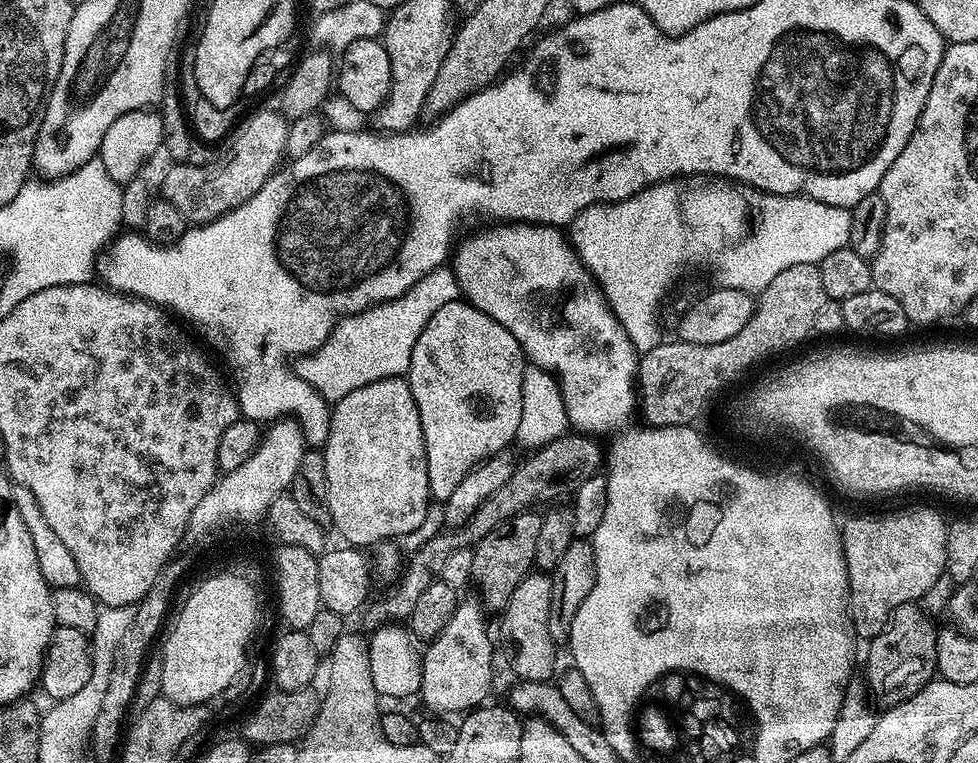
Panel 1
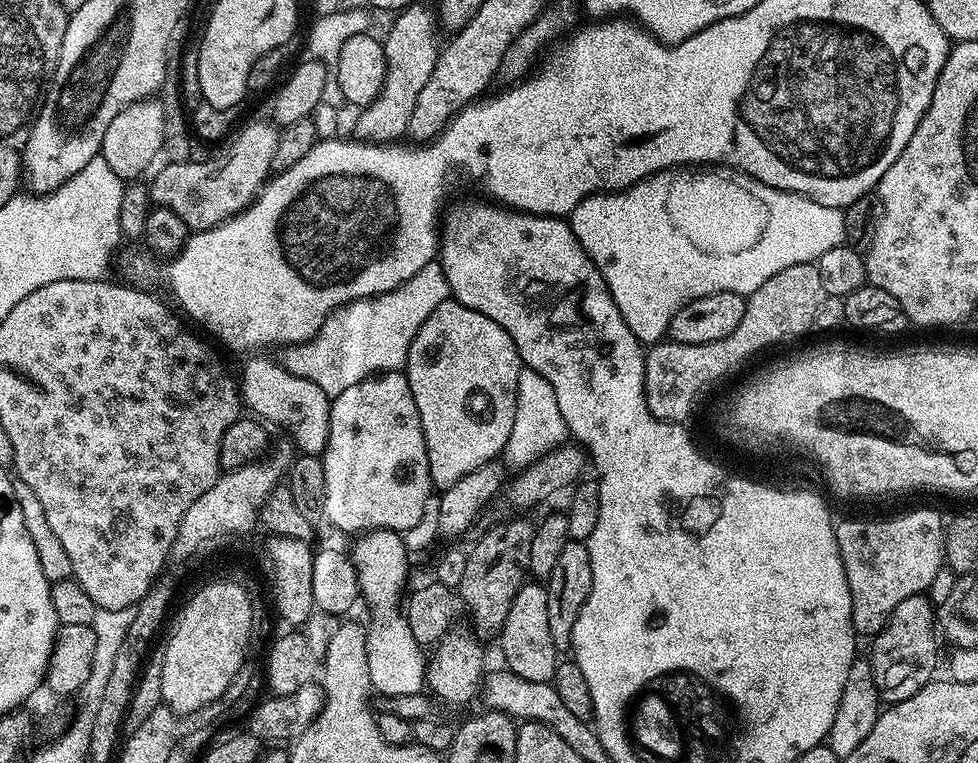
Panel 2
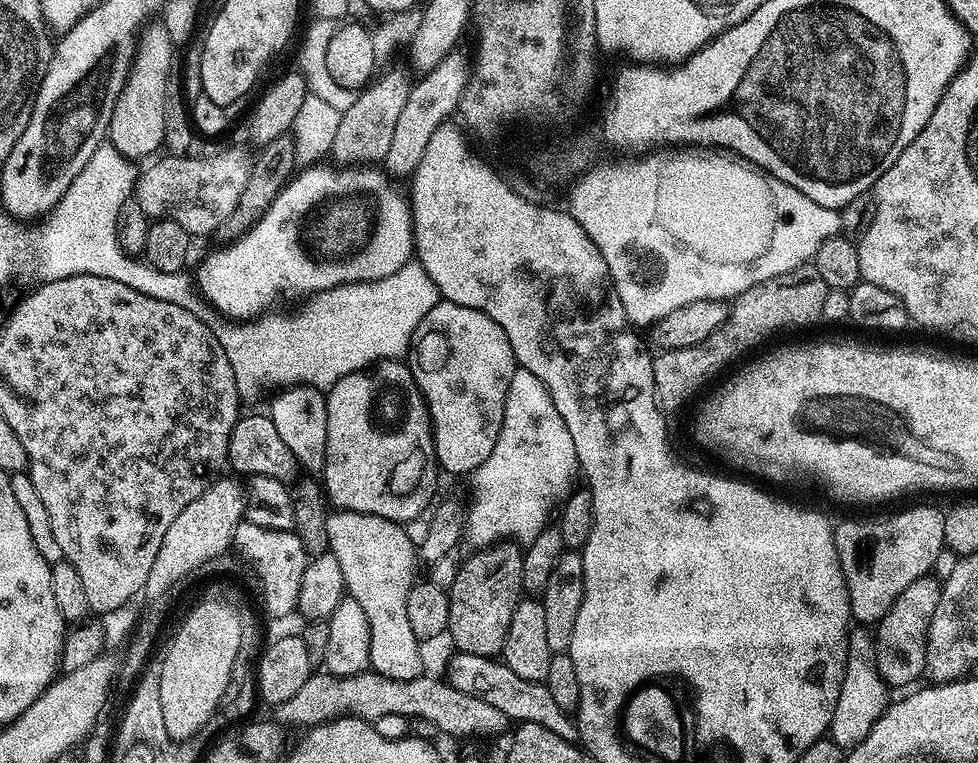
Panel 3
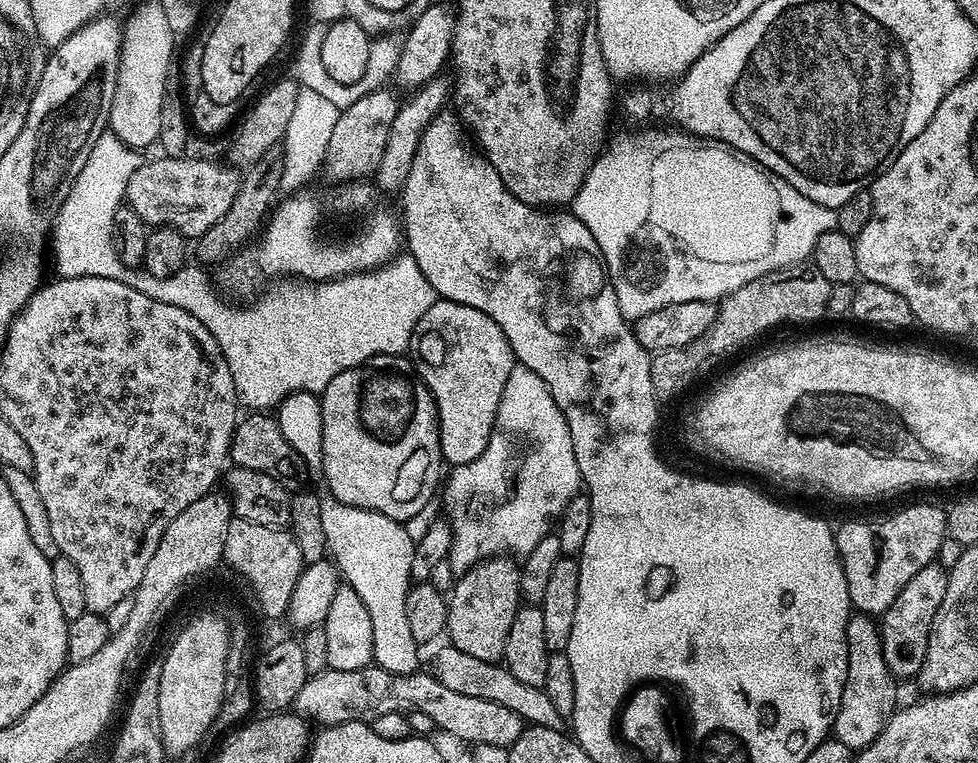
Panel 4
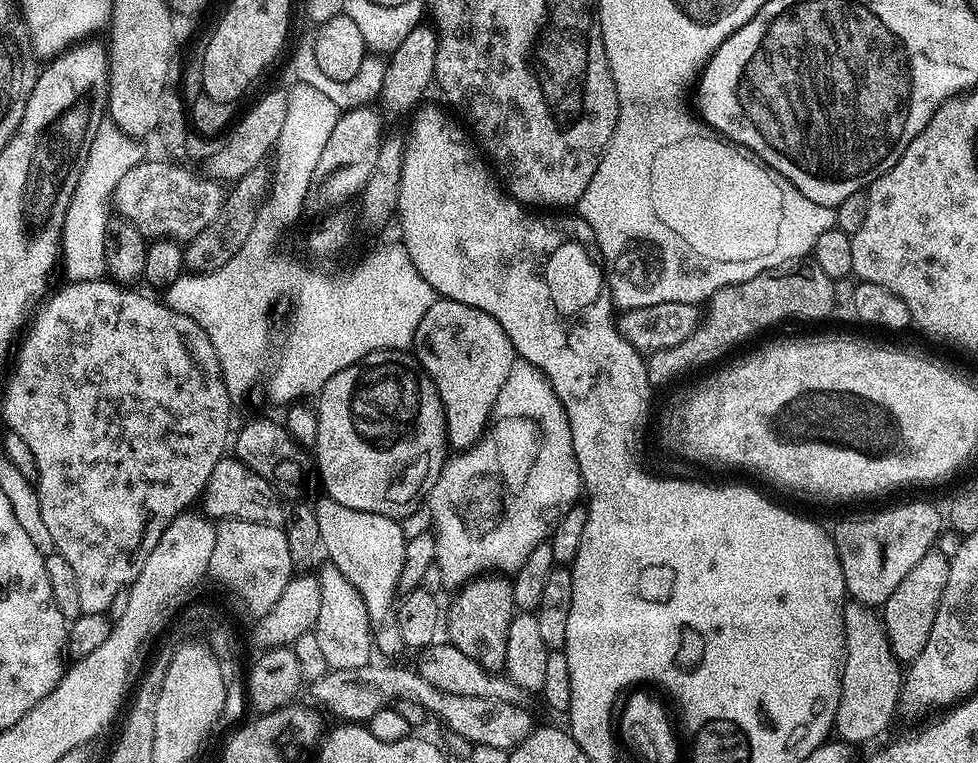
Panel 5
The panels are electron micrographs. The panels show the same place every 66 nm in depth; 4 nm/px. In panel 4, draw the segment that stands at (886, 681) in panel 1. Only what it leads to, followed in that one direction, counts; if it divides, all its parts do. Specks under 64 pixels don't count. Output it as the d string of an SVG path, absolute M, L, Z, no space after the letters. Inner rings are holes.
M933 562L918 570L918 574L914 574L914 578L910 578L910 582L902 586L902 594L898 594L898 598L894 598L892 605L882 613L880 641L884 647L886 666L892 671L893 677L915 677L922 666L926 646L930 642L934 614L938 614L938 606L942 606L948 585L948 572L938 565L939 563Z

